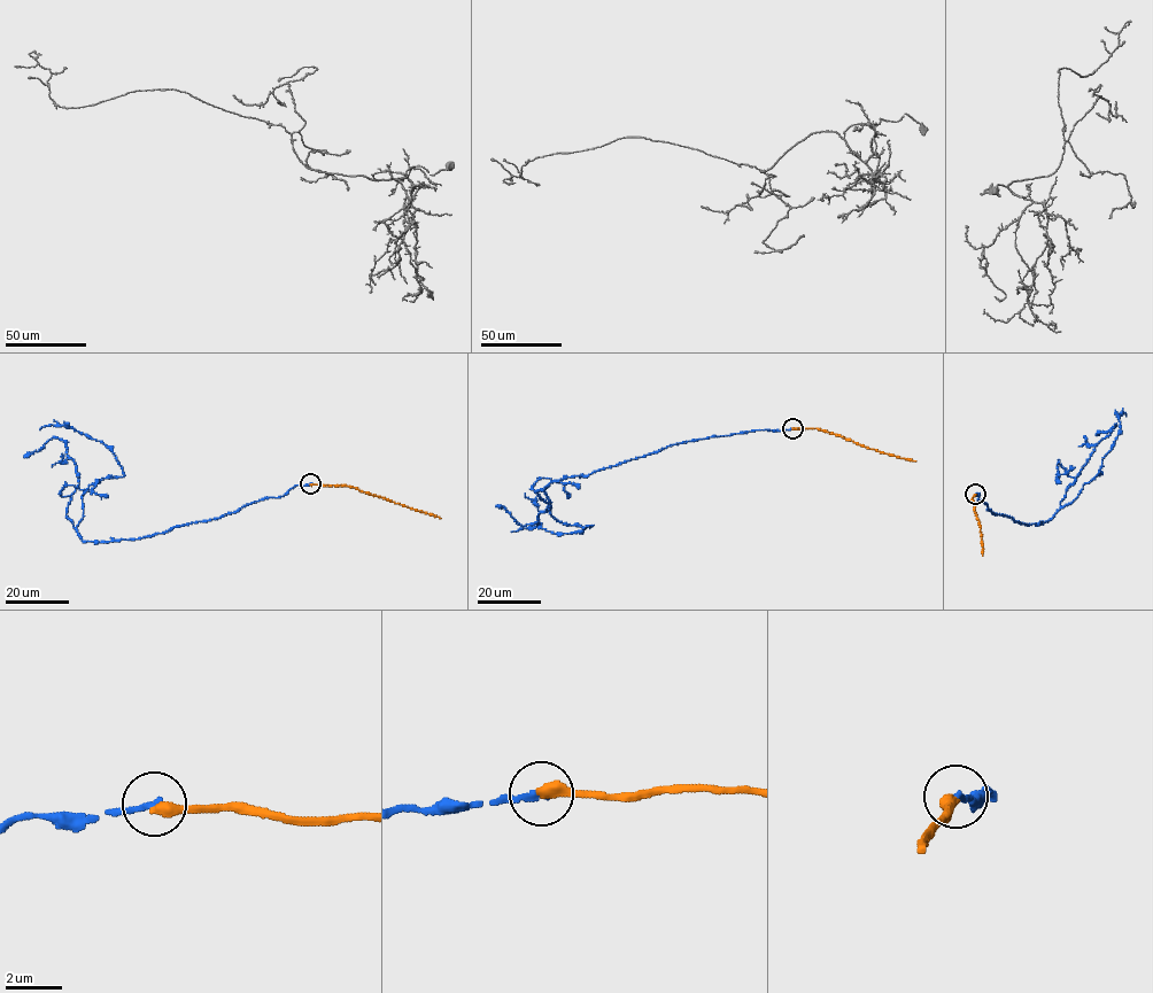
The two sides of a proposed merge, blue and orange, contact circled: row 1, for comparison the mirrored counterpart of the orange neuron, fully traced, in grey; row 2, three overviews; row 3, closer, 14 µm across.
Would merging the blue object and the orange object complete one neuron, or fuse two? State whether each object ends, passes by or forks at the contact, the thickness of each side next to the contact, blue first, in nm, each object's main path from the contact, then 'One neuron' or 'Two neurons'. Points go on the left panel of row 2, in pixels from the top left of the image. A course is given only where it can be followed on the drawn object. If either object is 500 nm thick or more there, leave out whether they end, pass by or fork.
At the ring blue ends. At the ring orange ends. Thickness 200 nm (blue) against 440 nm. Course of blue: (310, 483), (162, 533), (84, 541), (76, 529), (83, 493), (124, 474), (100, 441), (66, 425), (40, 429). Course of orange: (310, 483), (348, 486), (440, 518). Two neurons

